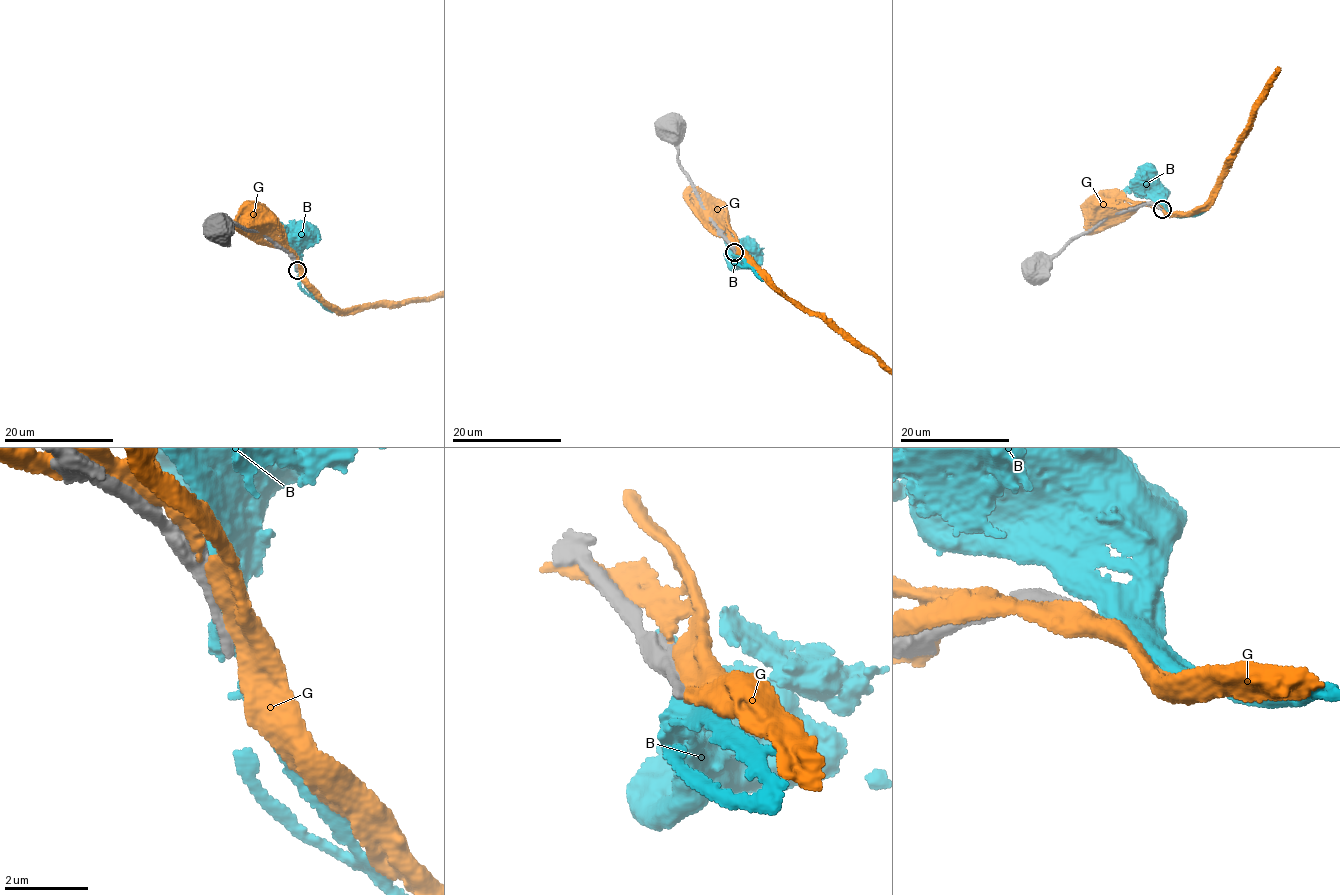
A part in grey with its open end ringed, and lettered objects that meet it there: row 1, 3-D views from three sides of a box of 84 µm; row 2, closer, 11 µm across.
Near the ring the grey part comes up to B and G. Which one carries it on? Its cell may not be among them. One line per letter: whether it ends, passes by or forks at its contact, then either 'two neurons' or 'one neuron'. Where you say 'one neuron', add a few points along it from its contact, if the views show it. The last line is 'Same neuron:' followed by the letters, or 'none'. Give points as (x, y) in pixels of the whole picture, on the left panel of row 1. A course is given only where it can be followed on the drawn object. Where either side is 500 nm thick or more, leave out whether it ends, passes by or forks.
B: it forks; two neurons
G: it passes by; two neurons
Same neuron: none

